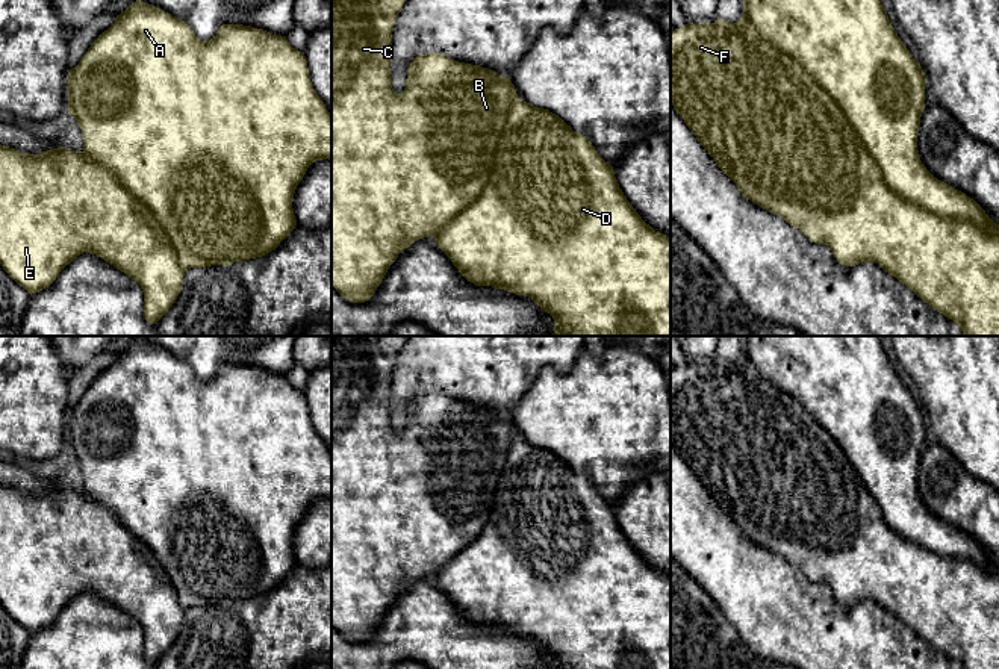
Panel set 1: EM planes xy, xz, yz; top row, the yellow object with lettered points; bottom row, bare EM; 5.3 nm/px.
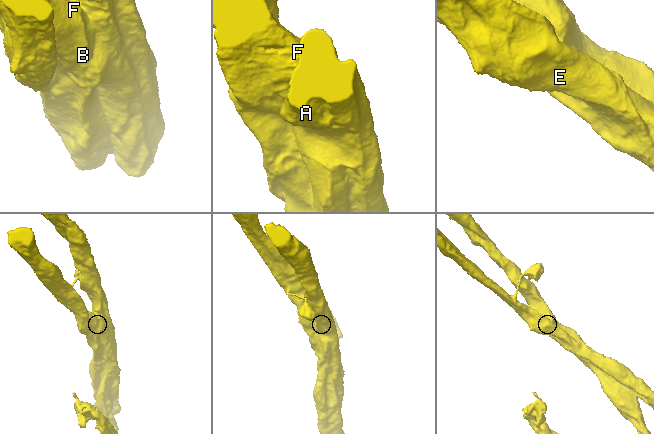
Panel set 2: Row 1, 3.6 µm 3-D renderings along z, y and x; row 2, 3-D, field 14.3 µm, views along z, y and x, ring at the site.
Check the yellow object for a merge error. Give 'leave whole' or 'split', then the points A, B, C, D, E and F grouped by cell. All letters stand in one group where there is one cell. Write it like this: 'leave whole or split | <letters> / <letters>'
split | A D / B C E F

